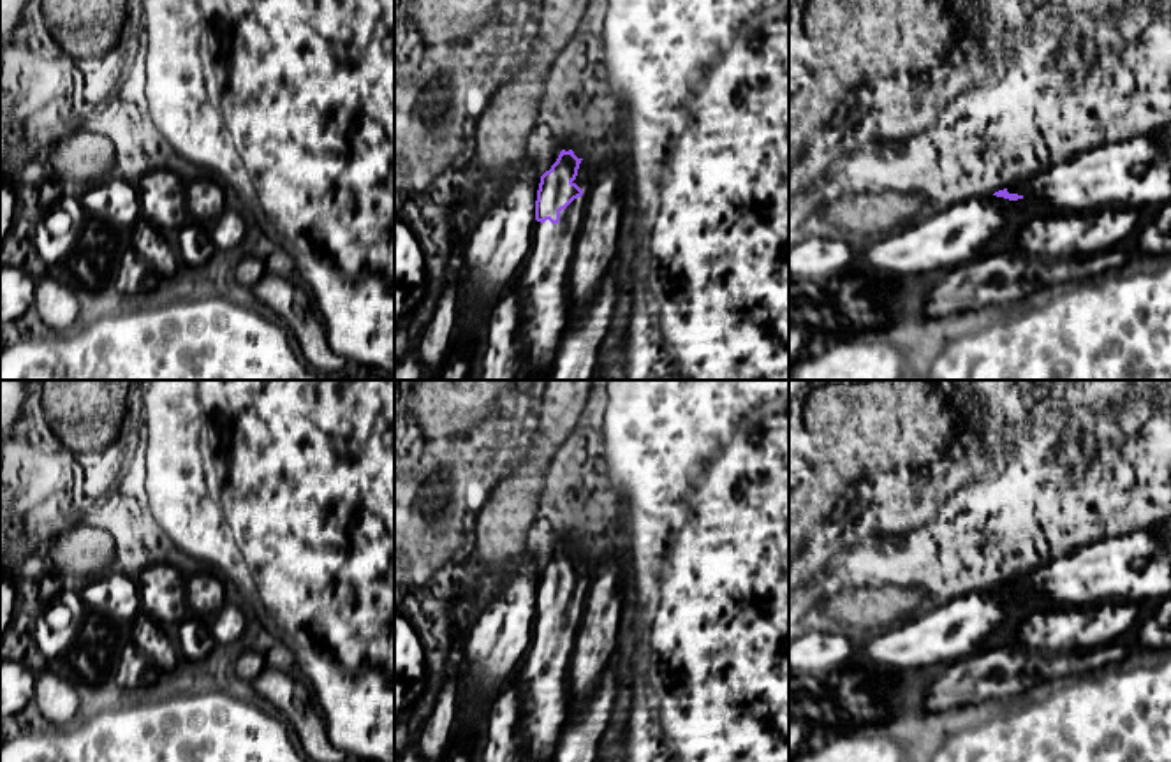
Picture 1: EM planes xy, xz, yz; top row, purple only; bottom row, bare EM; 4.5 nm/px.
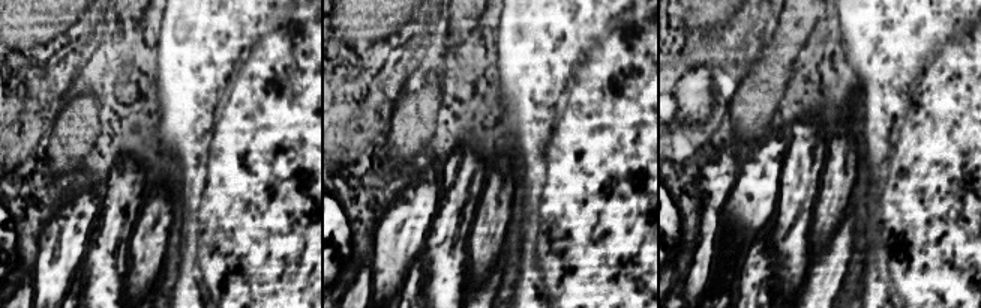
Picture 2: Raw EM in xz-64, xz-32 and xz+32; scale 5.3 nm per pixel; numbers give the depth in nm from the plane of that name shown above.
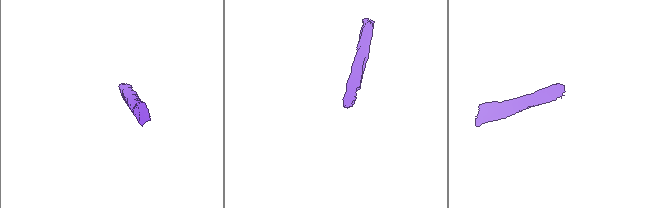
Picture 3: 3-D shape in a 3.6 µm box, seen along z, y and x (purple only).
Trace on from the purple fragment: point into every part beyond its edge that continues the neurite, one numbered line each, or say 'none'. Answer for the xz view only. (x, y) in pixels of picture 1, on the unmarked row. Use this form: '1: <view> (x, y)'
1: xz (543, 674)

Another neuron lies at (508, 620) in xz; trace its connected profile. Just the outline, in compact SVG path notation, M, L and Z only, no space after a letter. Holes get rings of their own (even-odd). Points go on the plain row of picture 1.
M523 556L507 574L509 581L495 588L465 639L454 748L468 737L482 739L488 709L512 679L530 644L541 568Z

